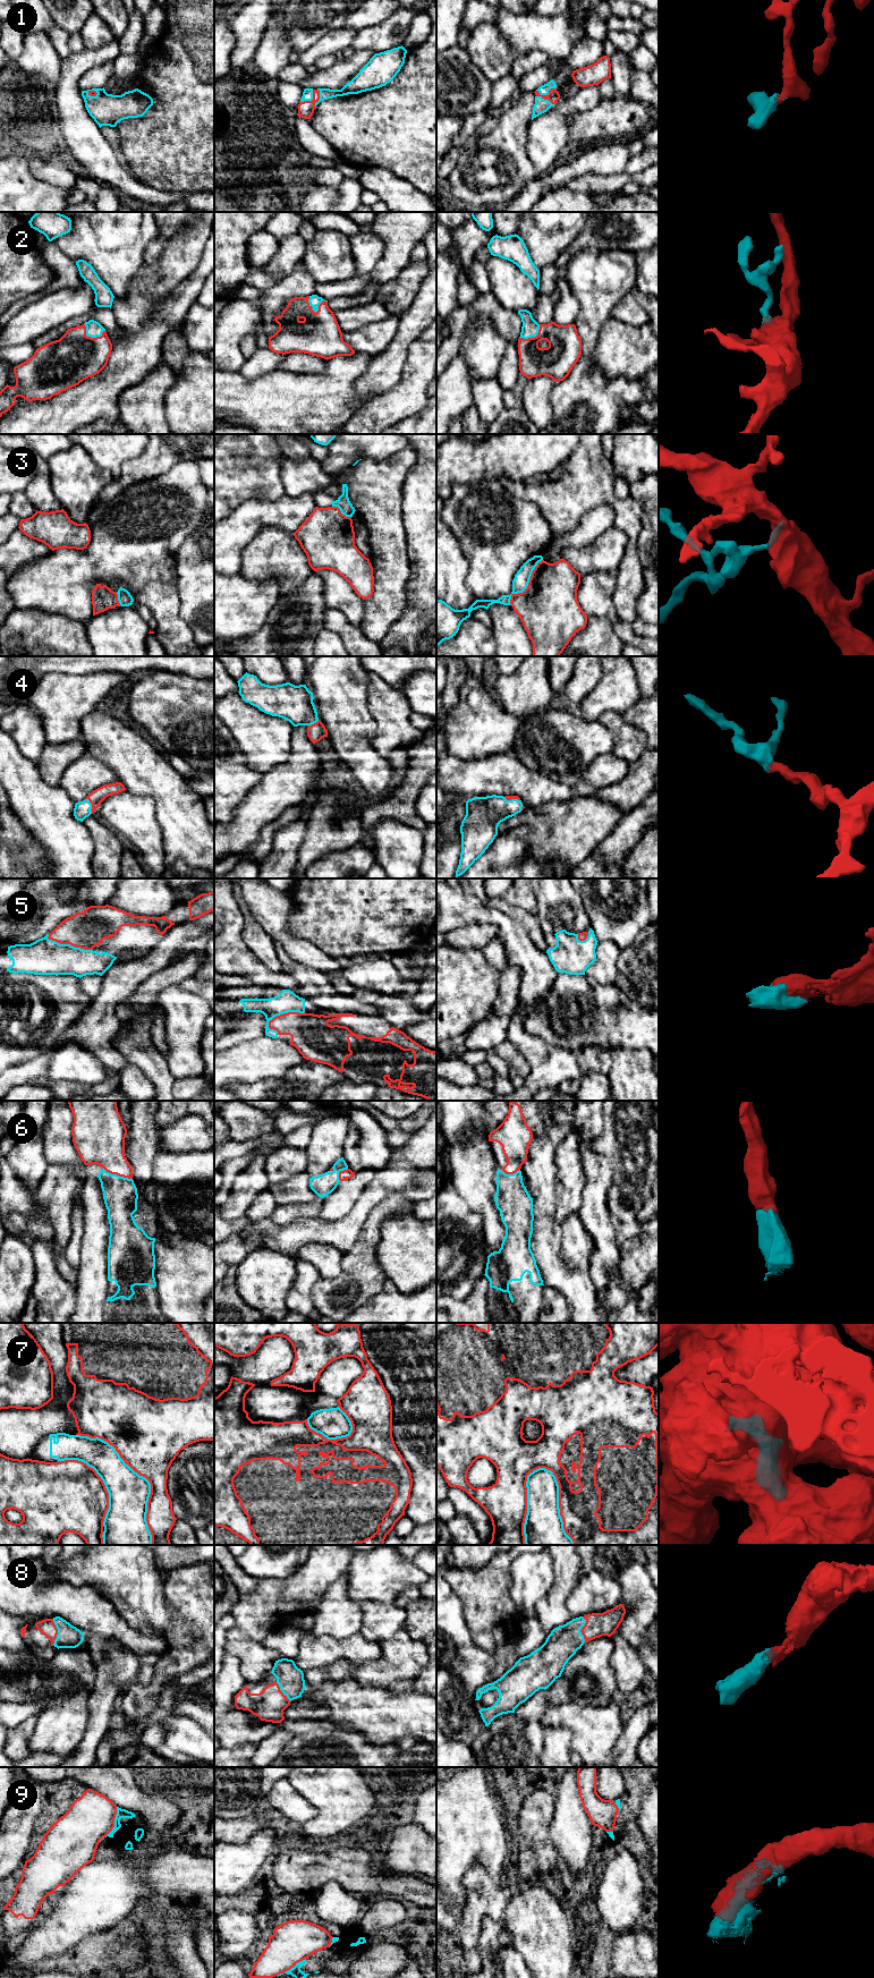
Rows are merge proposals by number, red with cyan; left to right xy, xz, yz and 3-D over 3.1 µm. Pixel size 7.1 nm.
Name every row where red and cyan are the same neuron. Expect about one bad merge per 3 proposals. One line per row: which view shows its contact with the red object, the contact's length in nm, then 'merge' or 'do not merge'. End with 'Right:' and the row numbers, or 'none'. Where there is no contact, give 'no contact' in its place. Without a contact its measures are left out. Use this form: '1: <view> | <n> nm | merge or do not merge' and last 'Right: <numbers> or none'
1: yz | 160 nm | merge
2: xz | 140 nm | merge
3: yz | 400 nm | do not merge
4: xy | 120 nm | merge
5: xz | 280 nm | merge
6: xy | 220 nm | merge
7: yz | 600 nm | do not merge
8: xy | 190 nm | merge
9: xy | 280 nm | do not merge
Right: 1, 2, 4, 5, 6, 8

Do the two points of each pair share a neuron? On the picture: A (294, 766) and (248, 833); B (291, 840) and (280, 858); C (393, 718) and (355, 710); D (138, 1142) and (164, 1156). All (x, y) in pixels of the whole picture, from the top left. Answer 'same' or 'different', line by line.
A: same
B: same
C: different
D: different

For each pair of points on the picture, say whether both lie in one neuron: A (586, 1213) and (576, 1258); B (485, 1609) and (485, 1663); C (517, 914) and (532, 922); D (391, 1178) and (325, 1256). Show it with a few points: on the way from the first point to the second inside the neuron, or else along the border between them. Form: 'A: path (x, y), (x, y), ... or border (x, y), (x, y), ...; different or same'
A: border (577, 1213), (593, 1242), (593, 1250); different
B: border (469, 1629), (472, 1640), (477, 1646), (493, 1654); different
C: path (520, 916), (528, 922); same
D: border (307, 1244), (328, 1244), (342, 1251); different

